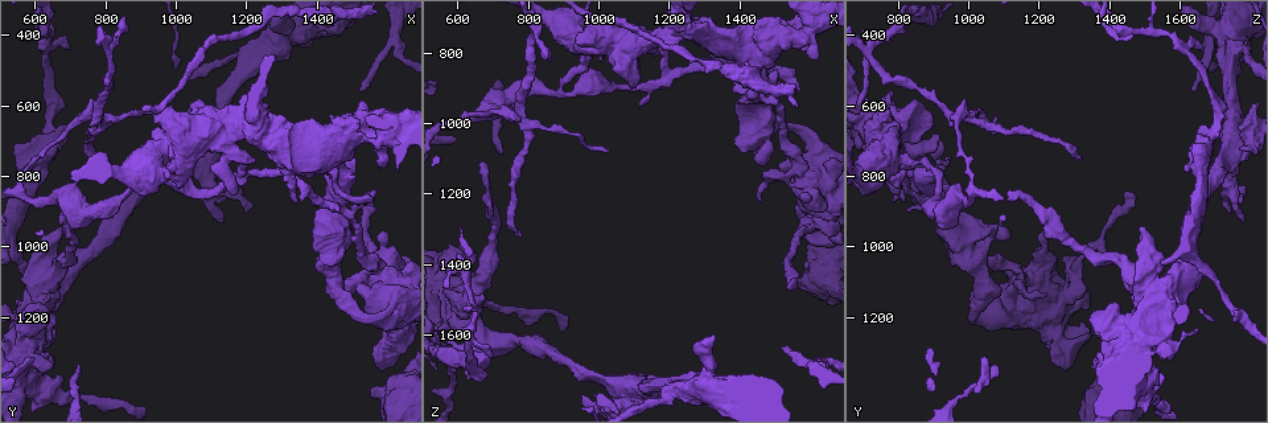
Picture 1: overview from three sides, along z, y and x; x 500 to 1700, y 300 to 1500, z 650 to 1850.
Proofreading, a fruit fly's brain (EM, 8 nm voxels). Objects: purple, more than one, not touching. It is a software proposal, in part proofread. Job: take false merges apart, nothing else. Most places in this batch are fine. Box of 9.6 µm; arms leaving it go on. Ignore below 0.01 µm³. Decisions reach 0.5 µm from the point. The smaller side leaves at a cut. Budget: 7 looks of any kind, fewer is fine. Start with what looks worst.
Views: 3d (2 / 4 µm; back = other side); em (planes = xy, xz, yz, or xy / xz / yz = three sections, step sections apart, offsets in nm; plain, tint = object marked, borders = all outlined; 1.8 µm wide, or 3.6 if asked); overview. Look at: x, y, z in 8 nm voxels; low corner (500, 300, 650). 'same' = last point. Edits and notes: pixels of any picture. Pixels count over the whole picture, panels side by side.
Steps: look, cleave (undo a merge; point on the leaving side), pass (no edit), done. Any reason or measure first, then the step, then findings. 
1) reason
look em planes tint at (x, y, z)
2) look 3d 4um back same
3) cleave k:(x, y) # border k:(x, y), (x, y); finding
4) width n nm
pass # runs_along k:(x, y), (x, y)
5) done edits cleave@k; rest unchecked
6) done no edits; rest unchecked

thick turns thin
look 3d 4um back at (610, 1110, 1490)

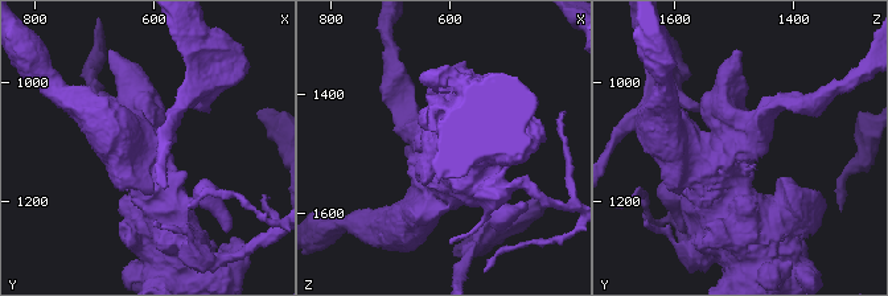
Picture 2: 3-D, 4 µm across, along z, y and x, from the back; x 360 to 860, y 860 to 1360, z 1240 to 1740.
shape alone is not enough
look em 3.6um planes tint same

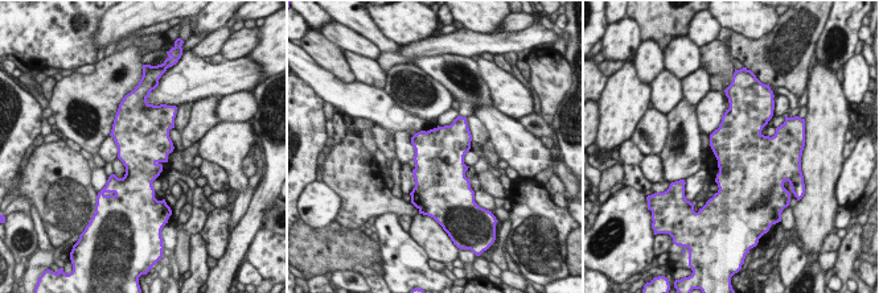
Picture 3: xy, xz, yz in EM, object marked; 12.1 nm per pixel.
width 600 nm
pass # one cell here

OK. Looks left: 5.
sudden change in width
look 3d 4um at (1540, 640, 760)

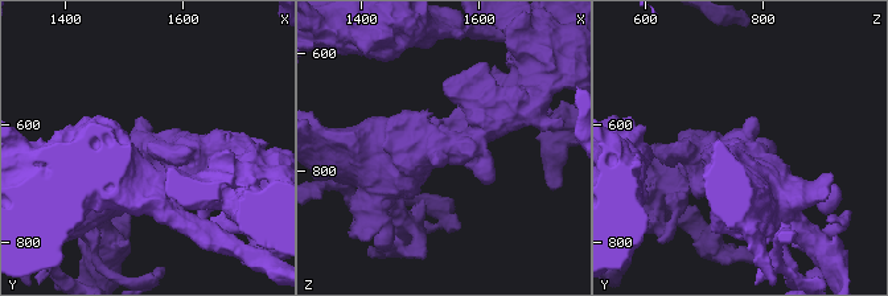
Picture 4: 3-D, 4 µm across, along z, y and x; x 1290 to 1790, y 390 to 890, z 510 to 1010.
need the tissue
look em 3.6um yz step 8 tint at (1525, 650, 760)

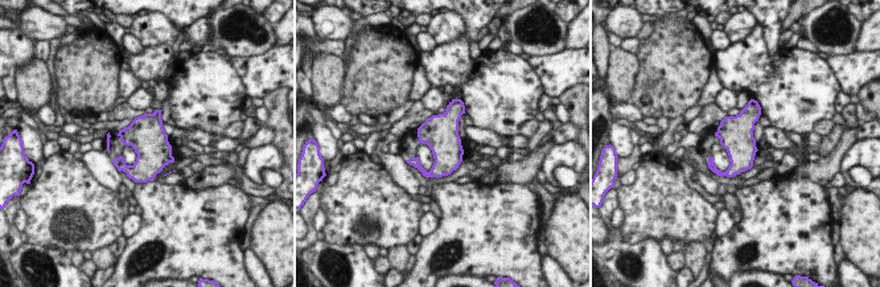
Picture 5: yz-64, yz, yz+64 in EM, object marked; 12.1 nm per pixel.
another direction
look em 3.6um planes tint same

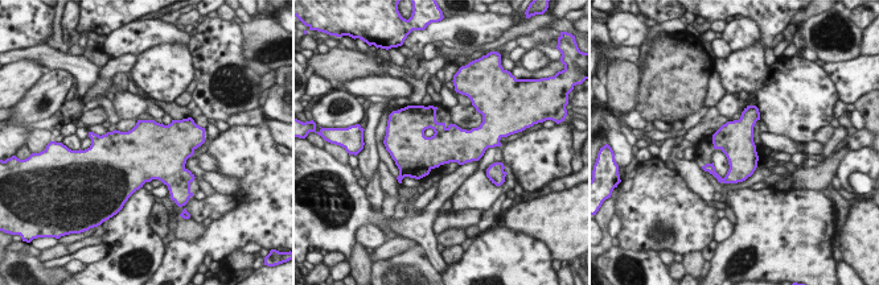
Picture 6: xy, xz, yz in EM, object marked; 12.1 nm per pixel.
pass # all the same cell

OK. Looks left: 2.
look 3d 2um at (1620, 400, 1690)

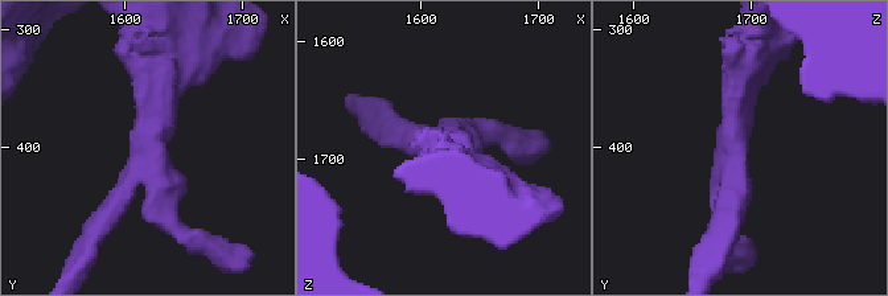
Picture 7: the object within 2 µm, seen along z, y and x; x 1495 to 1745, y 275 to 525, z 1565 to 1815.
arms 3; arm_widths 170, 170, 320 nm
look em xz step 8 tint at (1618, 412, 1686)

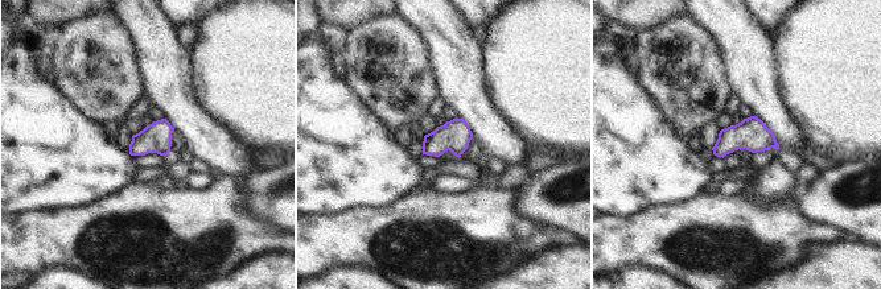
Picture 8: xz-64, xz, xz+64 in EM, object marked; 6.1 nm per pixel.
pass # one cell here

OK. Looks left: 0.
done no edits; rest unchecked

